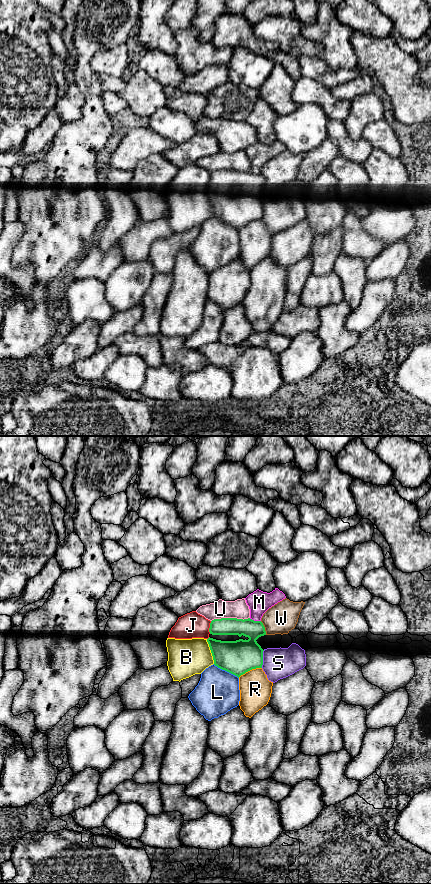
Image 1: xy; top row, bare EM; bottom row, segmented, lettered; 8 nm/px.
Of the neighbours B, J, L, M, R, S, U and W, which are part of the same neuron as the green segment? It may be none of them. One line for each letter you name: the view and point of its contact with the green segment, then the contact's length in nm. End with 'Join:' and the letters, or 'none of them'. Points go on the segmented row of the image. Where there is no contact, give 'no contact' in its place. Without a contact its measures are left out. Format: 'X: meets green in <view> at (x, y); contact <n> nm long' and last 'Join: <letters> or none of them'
Join: none of them

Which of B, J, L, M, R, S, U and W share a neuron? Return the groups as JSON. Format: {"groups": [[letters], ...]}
{"groups": [["B", "J"], ["L"], ["M"], ["R"], ["S"], ["U"], ["W"]]}

